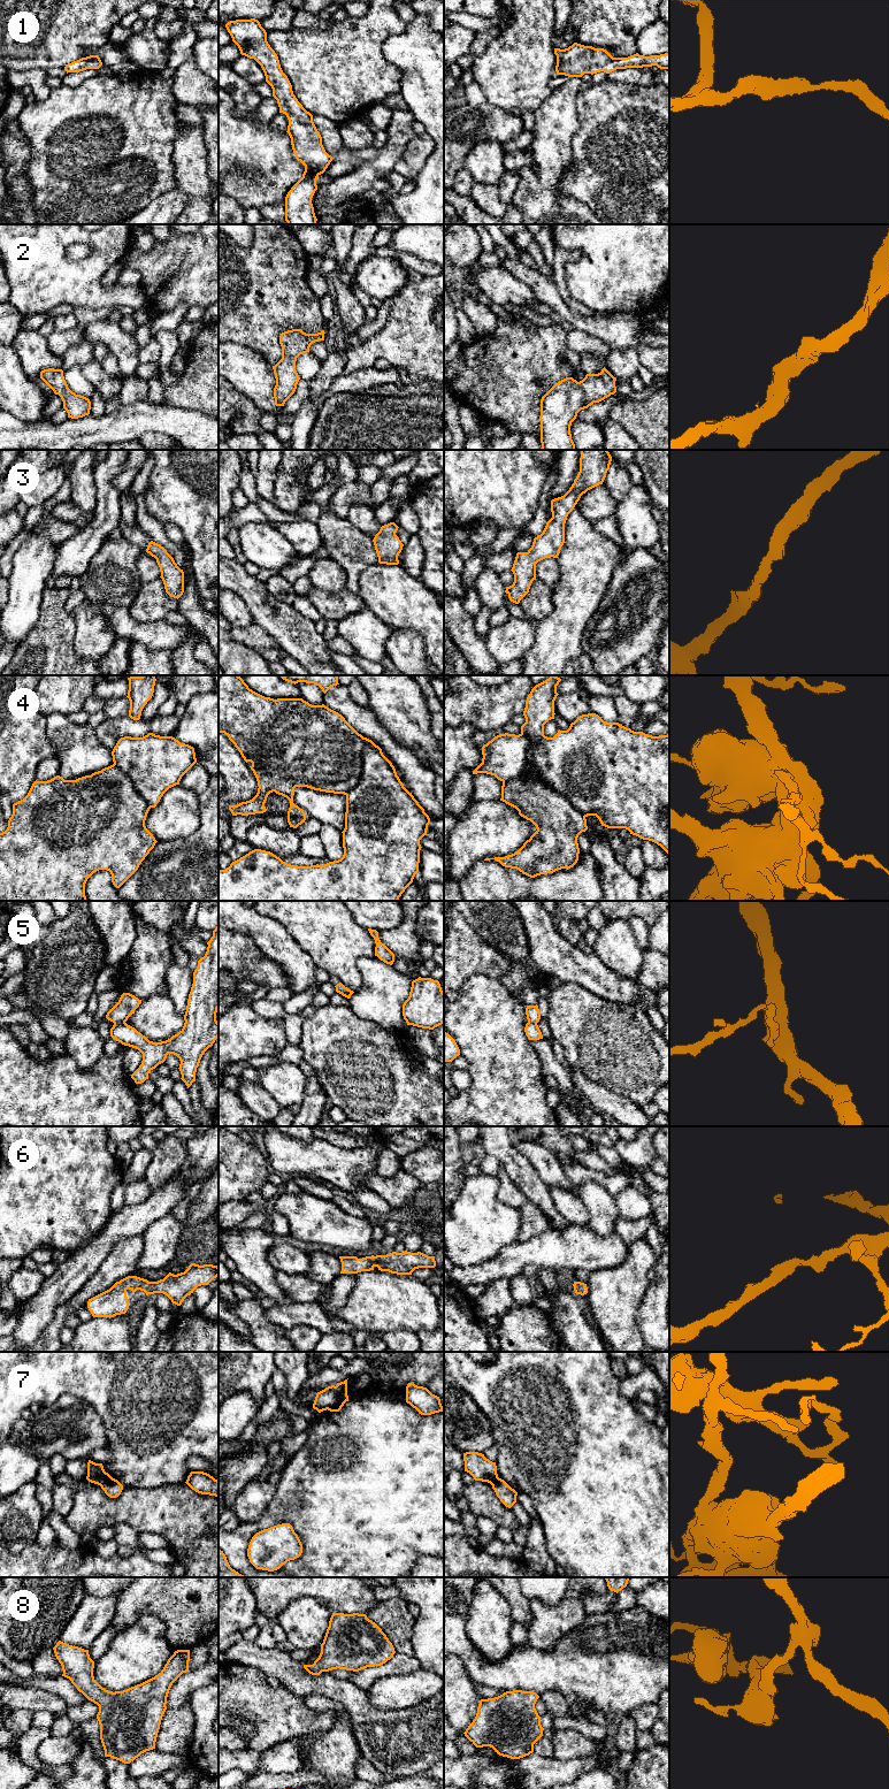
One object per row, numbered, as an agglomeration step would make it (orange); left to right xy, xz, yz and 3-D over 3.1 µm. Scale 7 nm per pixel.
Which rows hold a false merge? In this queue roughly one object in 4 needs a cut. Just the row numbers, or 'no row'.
5, 7

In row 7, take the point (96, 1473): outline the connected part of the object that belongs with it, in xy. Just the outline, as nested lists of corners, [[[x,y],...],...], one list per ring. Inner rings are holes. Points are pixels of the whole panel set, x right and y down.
[[[89,1460],[86,1476],[86,1480],[89,1482],[100,1485],[101,1483],[107,1482],[112,1478],[113,1477],[105,1471],[102,1463],[95,1463]]]

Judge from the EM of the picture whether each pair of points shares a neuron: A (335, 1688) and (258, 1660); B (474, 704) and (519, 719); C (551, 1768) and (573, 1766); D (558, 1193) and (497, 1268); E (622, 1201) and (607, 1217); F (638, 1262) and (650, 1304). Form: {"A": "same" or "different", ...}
{"A": "same", "B": "different", "C": "same", "D": "different", "E": "different", "F": "different"}

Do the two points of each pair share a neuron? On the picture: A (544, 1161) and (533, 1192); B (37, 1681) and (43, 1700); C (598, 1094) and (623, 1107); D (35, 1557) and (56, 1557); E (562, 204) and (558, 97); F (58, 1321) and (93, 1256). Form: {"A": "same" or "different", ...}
{"A": "different", "B": "different", "C": "same", "D": "same", "E": "same", "F": "different"}

